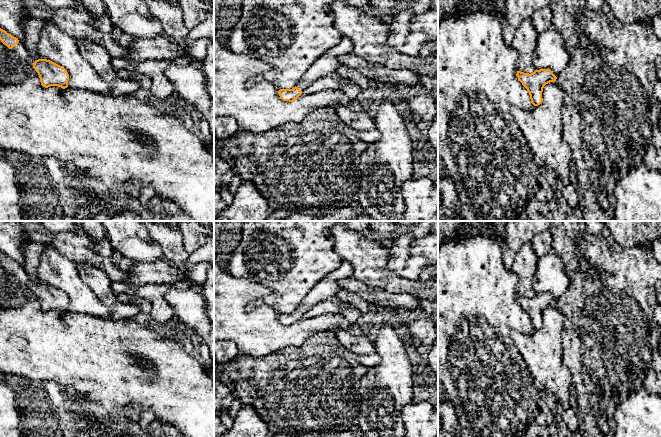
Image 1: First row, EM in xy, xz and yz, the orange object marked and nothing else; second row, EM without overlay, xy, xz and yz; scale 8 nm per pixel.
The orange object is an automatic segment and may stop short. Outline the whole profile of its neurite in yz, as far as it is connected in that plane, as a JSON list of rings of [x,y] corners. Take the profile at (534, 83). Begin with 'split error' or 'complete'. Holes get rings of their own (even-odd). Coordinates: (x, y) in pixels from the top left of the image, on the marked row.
complete; [[[550,69],[535,70],[533,73],[517,71],[516,76],[530,95],[531,103],[538,106],[542,103],[542,92],[546,84],[555,82],[557,77]]]

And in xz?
split error; [[[343,36],[338,45],[329,49],[310,65],[309,69],[294,88],[280,89],[278,92],[280,98],[283,101],[295,101],[302,94],[302,91],[315,80],[335,72],[340,65],[338,58],[349,53],[352,53],[351,41]]]

